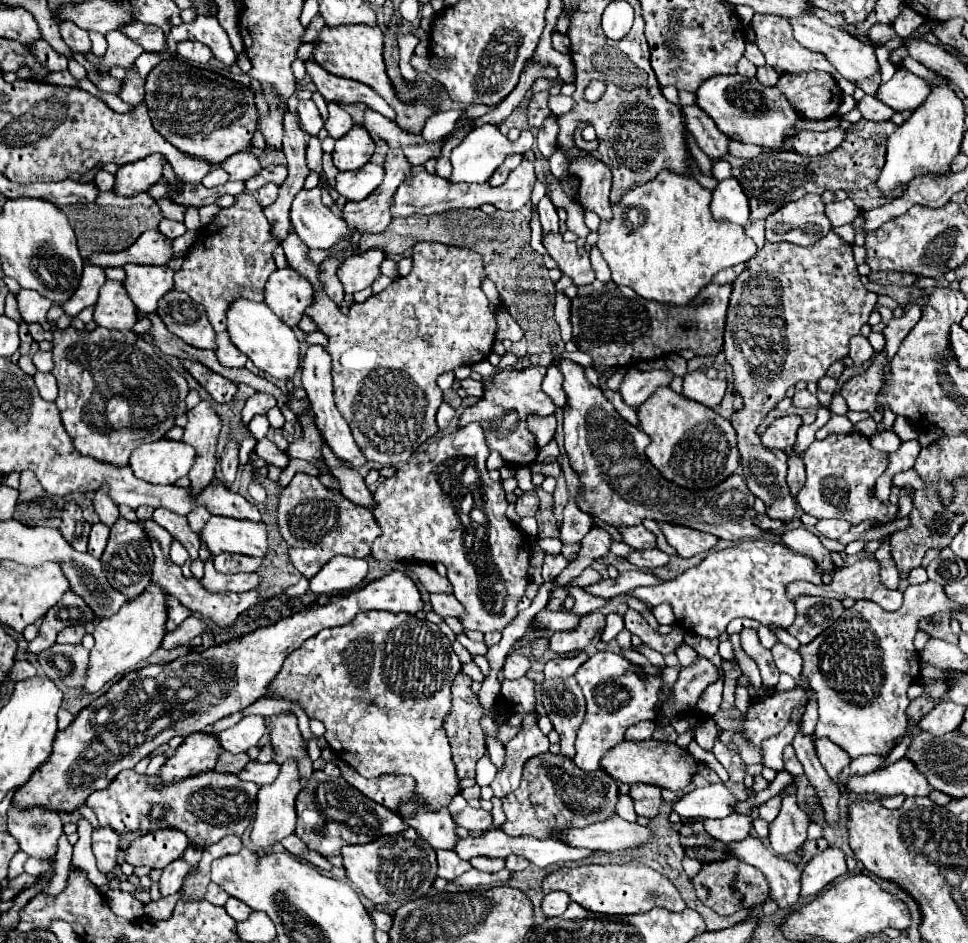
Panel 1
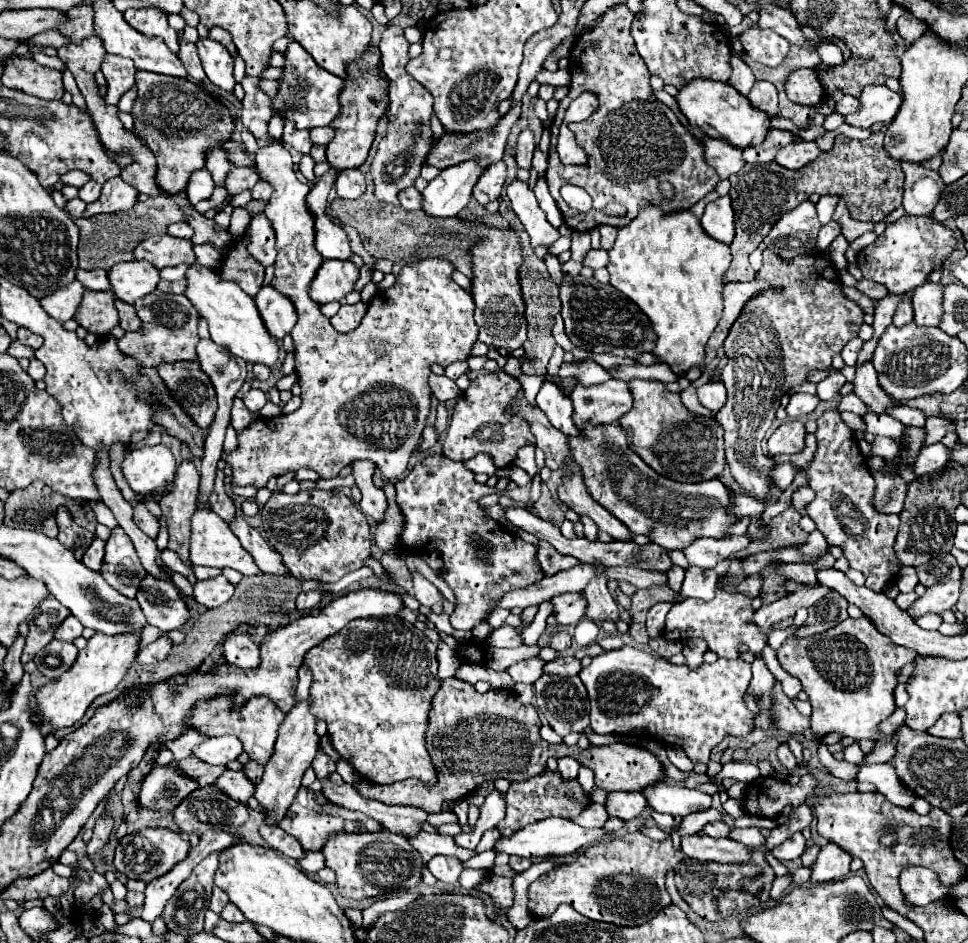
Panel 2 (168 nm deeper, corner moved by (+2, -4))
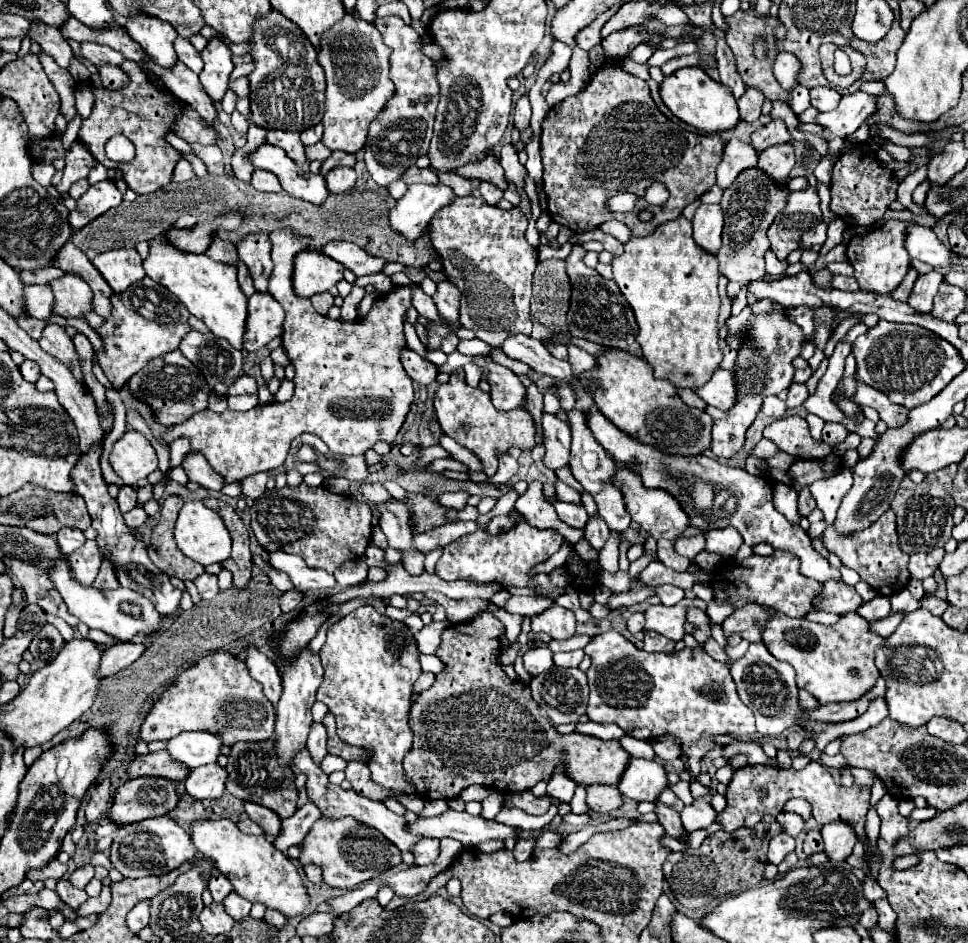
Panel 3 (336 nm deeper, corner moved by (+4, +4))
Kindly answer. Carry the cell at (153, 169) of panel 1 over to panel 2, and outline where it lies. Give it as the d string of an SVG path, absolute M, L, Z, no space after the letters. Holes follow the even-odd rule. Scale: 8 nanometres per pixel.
M119 176L111 178L109 182L103 184L101 196L93 204L87 204L83 218L91 218L97 214L105 214L105 212L129 210L137 202L137 196L139 196L137 190L133 186L129 186L127 182L123 182Z

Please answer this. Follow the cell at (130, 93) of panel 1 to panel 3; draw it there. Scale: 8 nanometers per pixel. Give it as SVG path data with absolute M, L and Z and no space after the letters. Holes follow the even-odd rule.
M81 44L81 52L83 52L83 56L89 60L89 62L93 62L95 66L99 64L115 64L115 66L121 66L127 58L121 54L121 52L117 52L117 50L113 50L113 48L107 48L107 46L99 46L99 44Z

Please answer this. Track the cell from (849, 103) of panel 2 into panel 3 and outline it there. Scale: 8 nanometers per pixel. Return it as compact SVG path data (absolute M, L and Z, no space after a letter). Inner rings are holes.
M813 88L811 90L811 106L819 112L829 112L839 106L841 94L835 88Z

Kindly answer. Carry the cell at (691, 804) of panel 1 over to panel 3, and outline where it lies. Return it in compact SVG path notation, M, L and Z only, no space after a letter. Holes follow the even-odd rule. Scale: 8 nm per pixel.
M633 758L627 772L619 782L619 790L623 796L637 802L655 802L663 790L669 788L665 768L655 760Z

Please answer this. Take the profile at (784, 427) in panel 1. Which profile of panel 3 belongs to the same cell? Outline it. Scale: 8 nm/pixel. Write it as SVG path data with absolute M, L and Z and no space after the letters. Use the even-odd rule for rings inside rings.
M785 416L775 420L763 430L763 436L775 442L783 452L795 458L823 458L831 454L831 448L823 448L809 434L807 422L799 416Z

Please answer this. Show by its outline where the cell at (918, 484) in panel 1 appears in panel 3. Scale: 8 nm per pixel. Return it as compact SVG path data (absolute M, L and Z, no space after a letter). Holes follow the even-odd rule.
M909 270L909 274L907 274L907 278L891 292L891 296L895 298L895 300L899 300L899 302L907 302L907 298L909 298L909 294L911 294L911 288L913 288L913 284L915 284L915 280L917 280L917 270Z

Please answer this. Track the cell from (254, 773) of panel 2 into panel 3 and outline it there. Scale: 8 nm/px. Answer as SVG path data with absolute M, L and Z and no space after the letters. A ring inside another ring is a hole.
M271 740L265 742L237 742L229 754L229 764L227 764L227 772L229 772L229 780L227 780L227 792L231 792L233 796L245 800L245 802L255 802L261 804L269 810L273 810L281 820L291 818L297 810L297 788L293 784L293 772L287 770L287 774L283 774L283 770L279 770L279 766L275 766L275 756L269 754L271 752Z

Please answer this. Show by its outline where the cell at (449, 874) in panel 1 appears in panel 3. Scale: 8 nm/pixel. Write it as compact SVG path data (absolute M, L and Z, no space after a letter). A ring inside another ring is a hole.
M423 838L415 844L415 860L419 866L433 864L439 856L439 840L435 838Z

